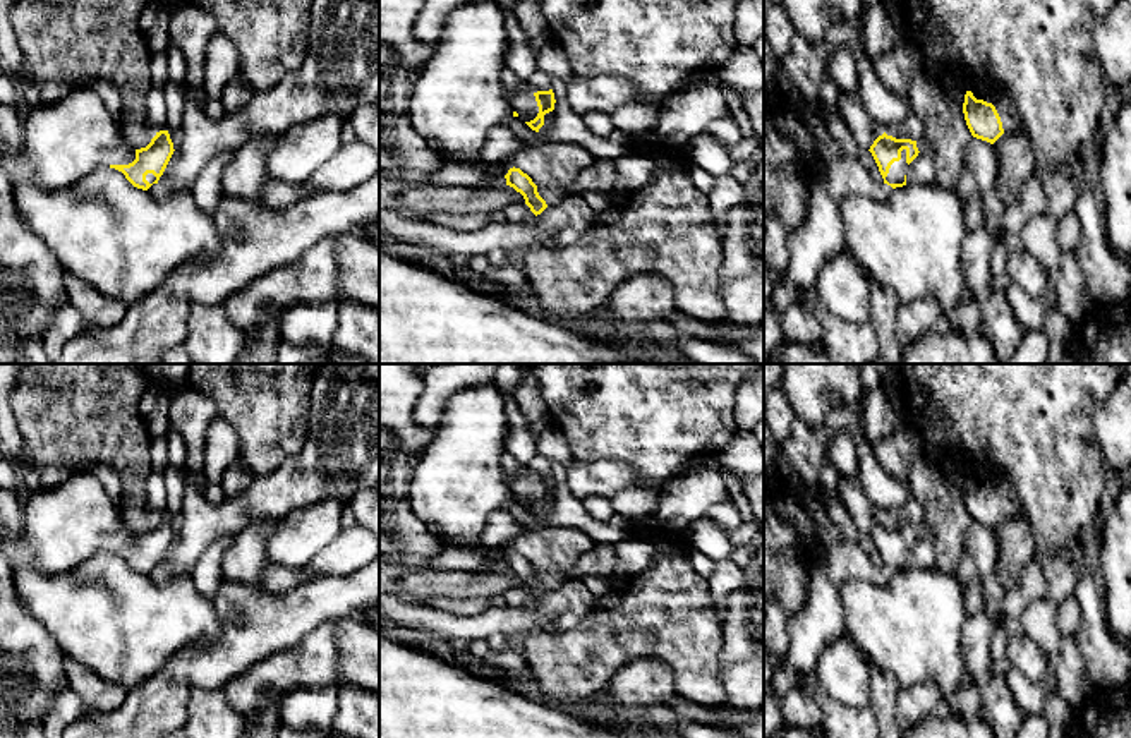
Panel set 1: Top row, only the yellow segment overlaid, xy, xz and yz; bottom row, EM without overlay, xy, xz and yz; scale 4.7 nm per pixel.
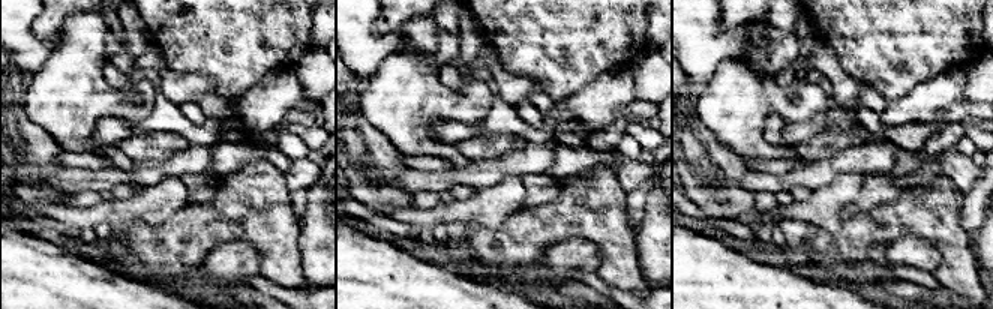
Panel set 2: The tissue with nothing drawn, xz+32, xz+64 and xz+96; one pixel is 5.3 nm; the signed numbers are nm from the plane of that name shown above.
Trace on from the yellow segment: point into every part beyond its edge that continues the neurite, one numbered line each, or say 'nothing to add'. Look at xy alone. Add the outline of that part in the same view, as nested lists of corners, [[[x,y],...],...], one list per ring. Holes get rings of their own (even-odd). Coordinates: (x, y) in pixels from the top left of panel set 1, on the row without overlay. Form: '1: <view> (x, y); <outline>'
1: xy (67, 524); [[[86,470],[72,472],[58,486],[24,494],[24,535],[43,575],[60,575],[100,551],[129,549],[136,544],[136,532],[120,518],[101,482]]]

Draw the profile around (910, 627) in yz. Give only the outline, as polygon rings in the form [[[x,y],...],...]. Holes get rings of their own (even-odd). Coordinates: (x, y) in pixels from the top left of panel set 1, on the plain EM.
[[[906,568],[886,584],[848,582],[841,587],[846,638],[870,666],[891,673],[899,688],[937,683],[944,697],[953,695],[965,671],[963,625],[965,594],[956,573]]]

